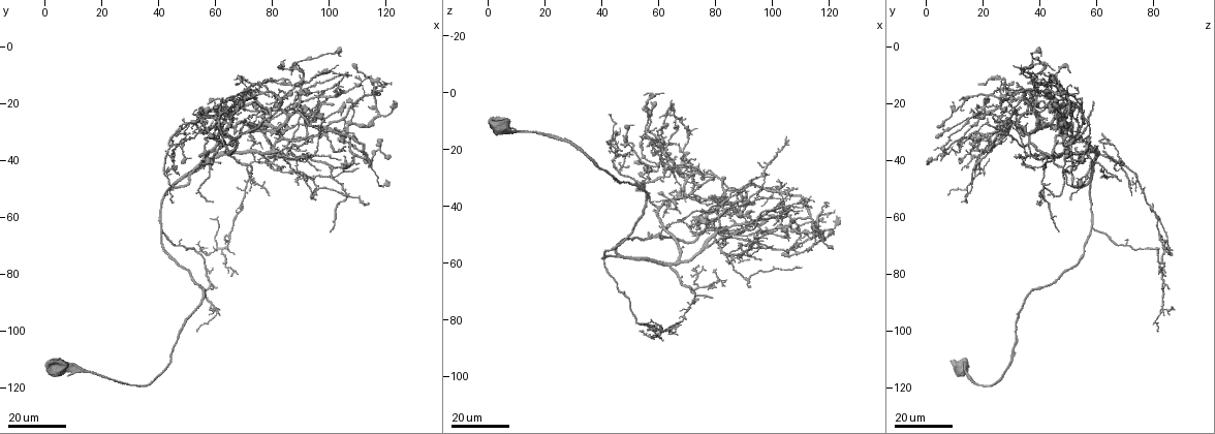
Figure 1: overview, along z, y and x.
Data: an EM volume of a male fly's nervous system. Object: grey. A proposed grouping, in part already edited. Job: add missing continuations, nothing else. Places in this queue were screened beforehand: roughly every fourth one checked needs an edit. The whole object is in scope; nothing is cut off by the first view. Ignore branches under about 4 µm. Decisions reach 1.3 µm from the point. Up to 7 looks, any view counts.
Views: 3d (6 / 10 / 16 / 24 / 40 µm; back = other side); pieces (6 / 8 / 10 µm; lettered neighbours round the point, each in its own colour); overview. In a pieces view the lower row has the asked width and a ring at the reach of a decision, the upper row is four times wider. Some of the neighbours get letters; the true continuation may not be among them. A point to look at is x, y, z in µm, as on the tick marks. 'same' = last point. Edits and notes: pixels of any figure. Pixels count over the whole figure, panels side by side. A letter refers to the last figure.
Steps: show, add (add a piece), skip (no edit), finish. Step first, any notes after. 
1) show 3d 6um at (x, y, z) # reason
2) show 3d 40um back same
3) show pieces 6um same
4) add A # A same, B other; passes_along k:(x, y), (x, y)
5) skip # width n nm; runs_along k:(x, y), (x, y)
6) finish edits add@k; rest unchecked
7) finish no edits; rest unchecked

show 3d 16um at (83, 7, 30) # tapers out

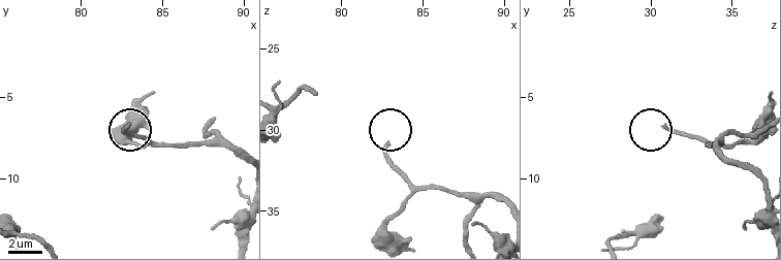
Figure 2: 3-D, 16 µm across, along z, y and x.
show 3d 10um at (82.8, 6.8, 30.7) # closer look

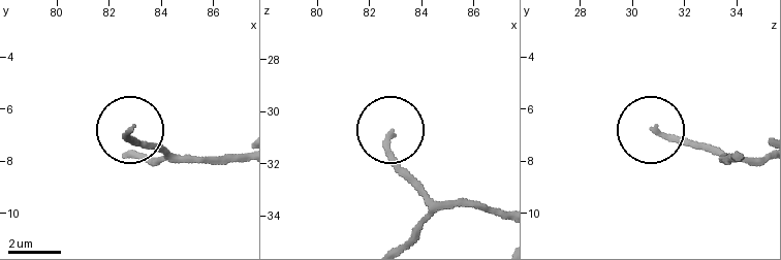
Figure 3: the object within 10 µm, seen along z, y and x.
show pieces 8um at (82.8, 6.8, 30.8) # see the neighbours

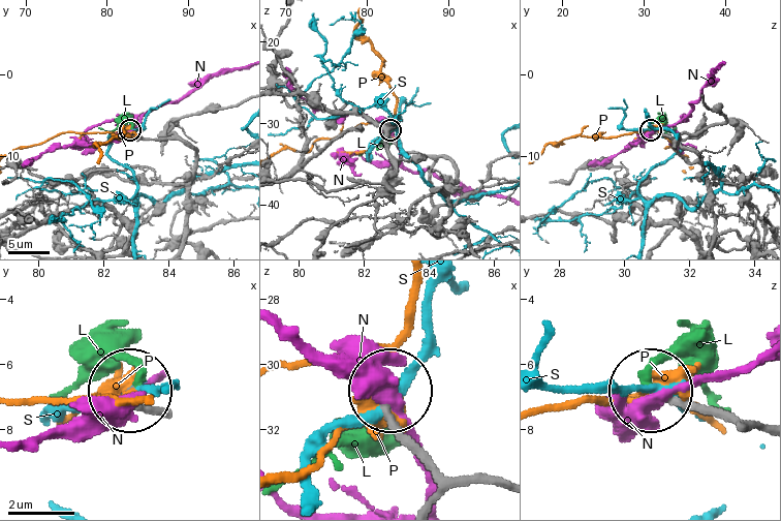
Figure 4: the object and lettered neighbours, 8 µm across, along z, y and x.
add L # L same, N other, P other, S other; it goes on there

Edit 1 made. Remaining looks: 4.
show overview

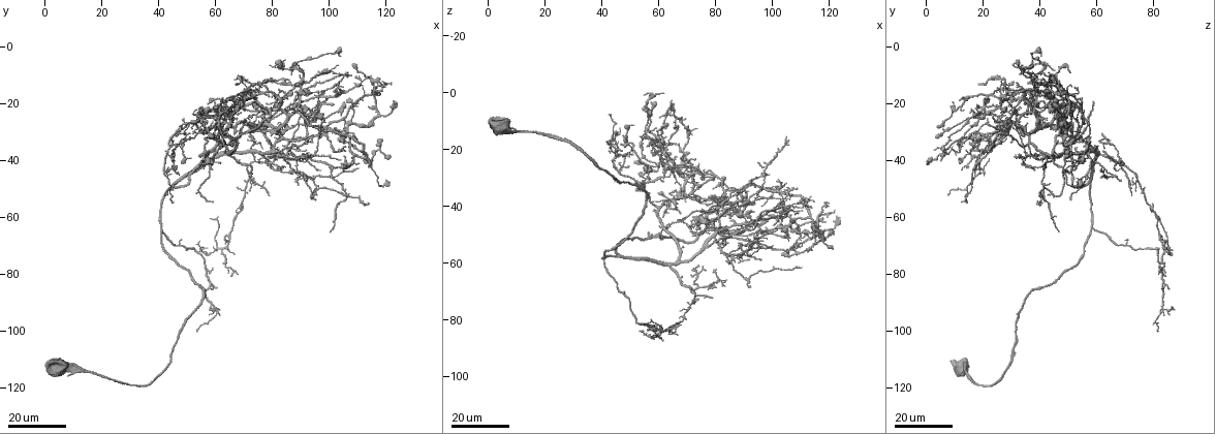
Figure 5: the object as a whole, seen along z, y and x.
show 3d 24um at (62, 41, 1) # end of a long branch

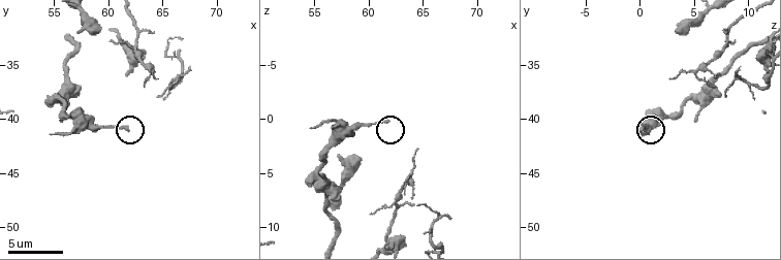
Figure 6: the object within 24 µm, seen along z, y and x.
show pieces 10um at (61.6, 41.0, 0.2)

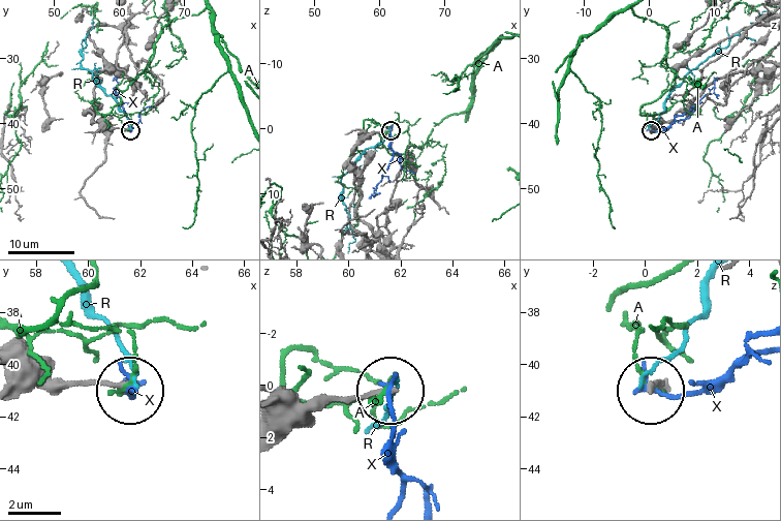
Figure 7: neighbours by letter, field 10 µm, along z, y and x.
skip # A other, R other, X other; runs_along 7:(282, 439), (330, 404), (387, 391); no lettered piece goes on from it

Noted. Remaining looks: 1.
finish edits add@4; rest unchecked

